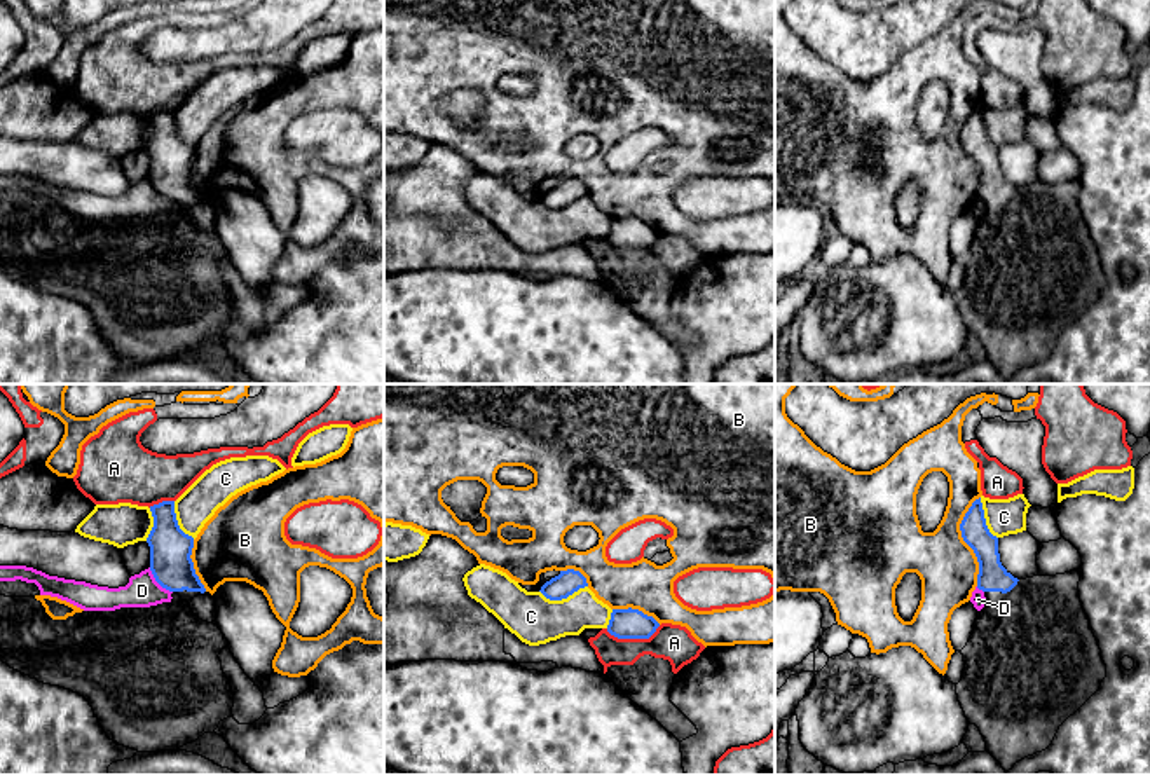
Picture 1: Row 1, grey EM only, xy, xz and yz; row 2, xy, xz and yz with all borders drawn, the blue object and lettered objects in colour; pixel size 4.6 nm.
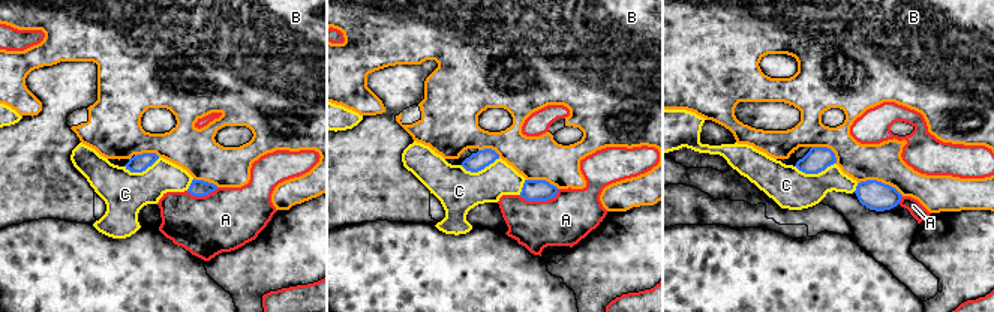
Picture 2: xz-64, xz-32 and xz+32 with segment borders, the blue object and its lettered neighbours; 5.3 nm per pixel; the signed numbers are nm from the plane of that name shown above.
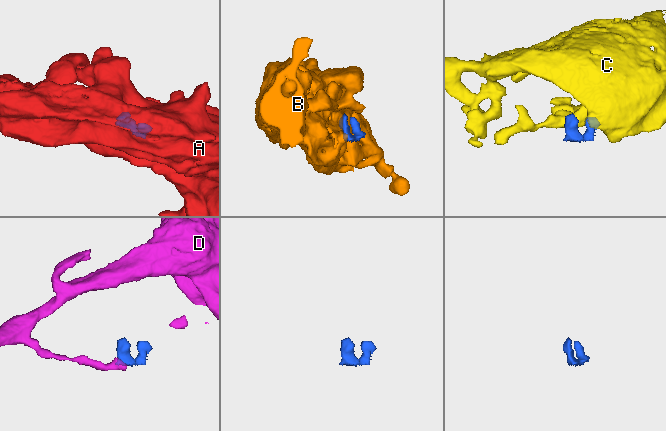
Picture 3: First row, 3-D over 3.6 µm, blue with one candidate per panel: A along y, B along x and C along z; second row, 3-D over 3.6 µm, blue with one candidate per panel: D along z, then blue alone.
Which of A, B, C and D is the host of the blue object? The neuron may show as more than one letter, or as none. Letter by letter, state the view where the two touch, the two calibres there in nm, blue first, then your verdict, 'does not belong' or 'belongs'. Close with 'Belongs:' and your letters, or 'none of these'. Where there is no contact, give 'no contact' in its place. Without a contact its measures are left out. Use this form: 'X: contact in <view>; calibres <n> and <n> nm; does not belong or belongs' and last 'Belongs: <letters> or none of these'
A: contact in xz; calibres 140 and 170 nm; does not belong
B: contact in yz; calibres 140 and 280 nm; does not belong
C: contact in xz; calibres 110 and 220 nm; does not belong
D: contact in xy; calibres 190 and 150 nm; does not belong
Belongs: none of these

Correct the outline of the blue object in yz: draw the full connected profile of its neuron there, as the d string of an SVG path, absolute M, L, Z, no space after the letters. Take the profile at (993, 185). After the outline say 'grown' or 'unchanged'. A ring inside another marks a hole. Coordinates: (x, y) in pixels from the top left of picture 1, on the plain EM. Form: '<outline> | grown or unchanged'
M981 106L965 122L960 140L977 166L977 197L984 201L986 211L977 222L967 255L960 260L965 278L956 304L965 326L984 346L986 360L1009 381L1021 368L1049 358L1059 335L1099 298L1106 274L1078 206L1078 180L1014 187L1000 171L998 147L986 134Z | grown

